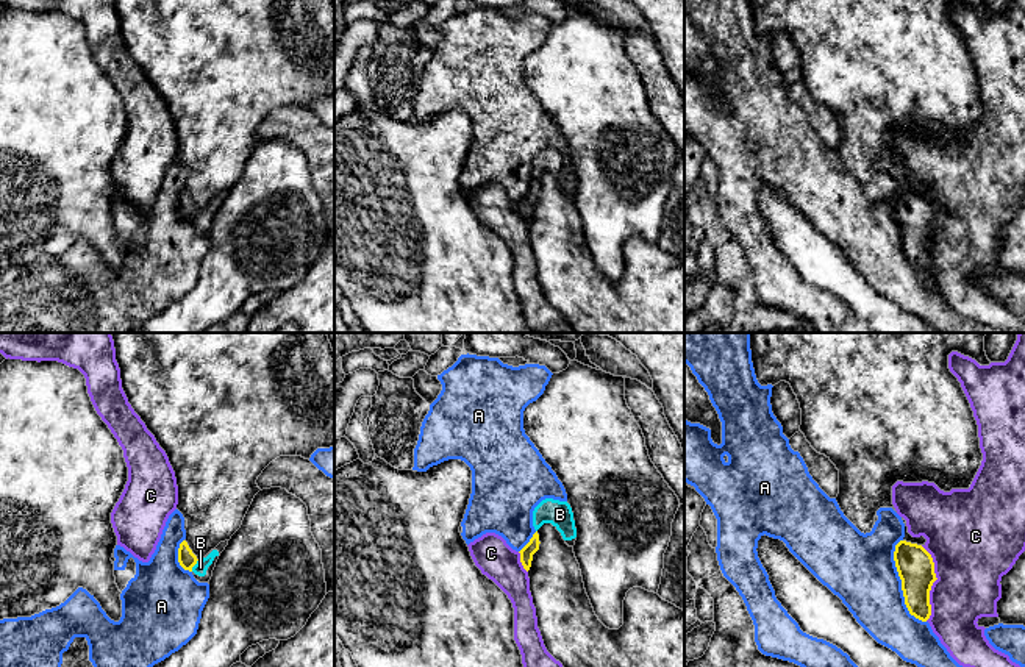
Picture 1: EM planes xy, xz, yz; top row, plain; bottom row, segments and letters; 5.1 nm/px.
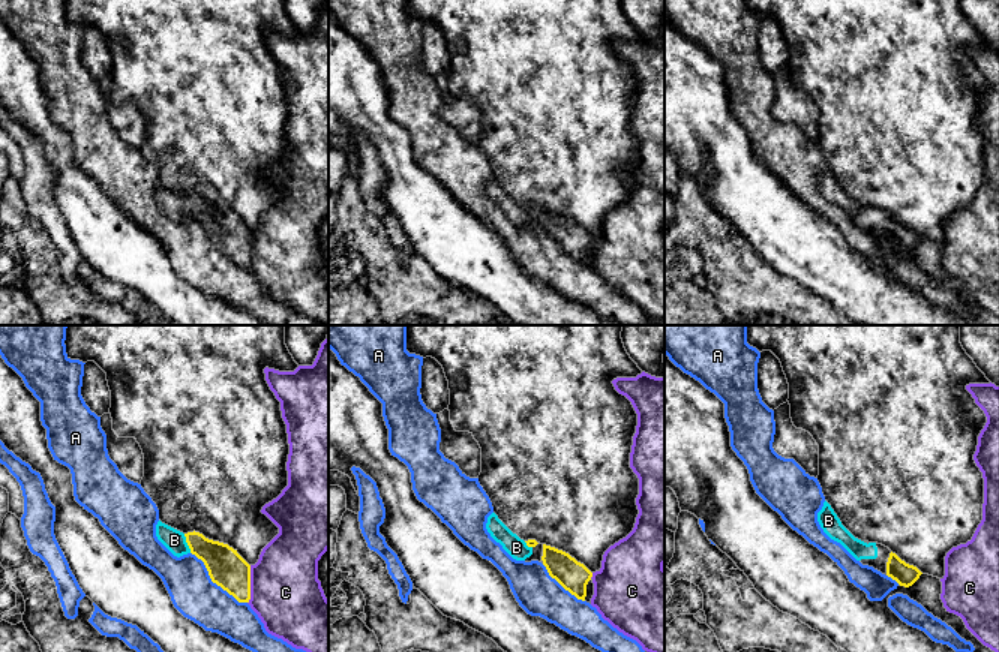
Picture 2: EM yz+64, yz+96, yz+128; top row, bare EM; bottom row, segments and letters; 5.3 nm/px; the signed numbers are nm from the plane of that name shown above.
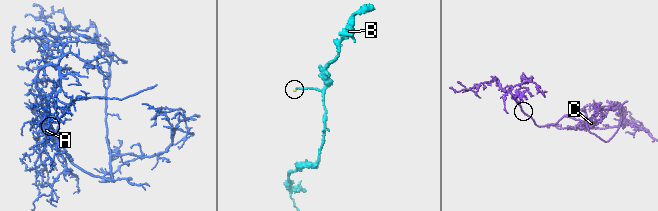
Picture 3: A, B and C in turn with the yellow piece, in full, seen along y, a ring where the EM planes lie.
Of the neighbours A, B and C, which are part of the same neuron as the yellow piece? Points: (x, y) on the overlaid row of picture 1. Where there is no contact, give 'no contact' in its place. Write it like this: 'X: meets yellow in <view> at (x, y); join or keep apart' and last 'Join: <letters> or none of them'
A: meets yellow in yz at (902, 584); keep apart
B: meets yellow in xy at (194, 564); join
C: meets yellow in yz at (933, 581); keep apart
Join: B

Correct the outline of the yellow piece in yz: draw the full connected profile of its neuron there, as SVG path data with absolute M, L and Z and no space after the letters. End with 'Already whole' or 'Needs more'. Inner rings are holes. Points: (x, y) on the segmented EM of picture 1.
M900 540L894 561L909 614L927 622L931 615L930 590L938 580L931 555L922 545Z. Already whole

